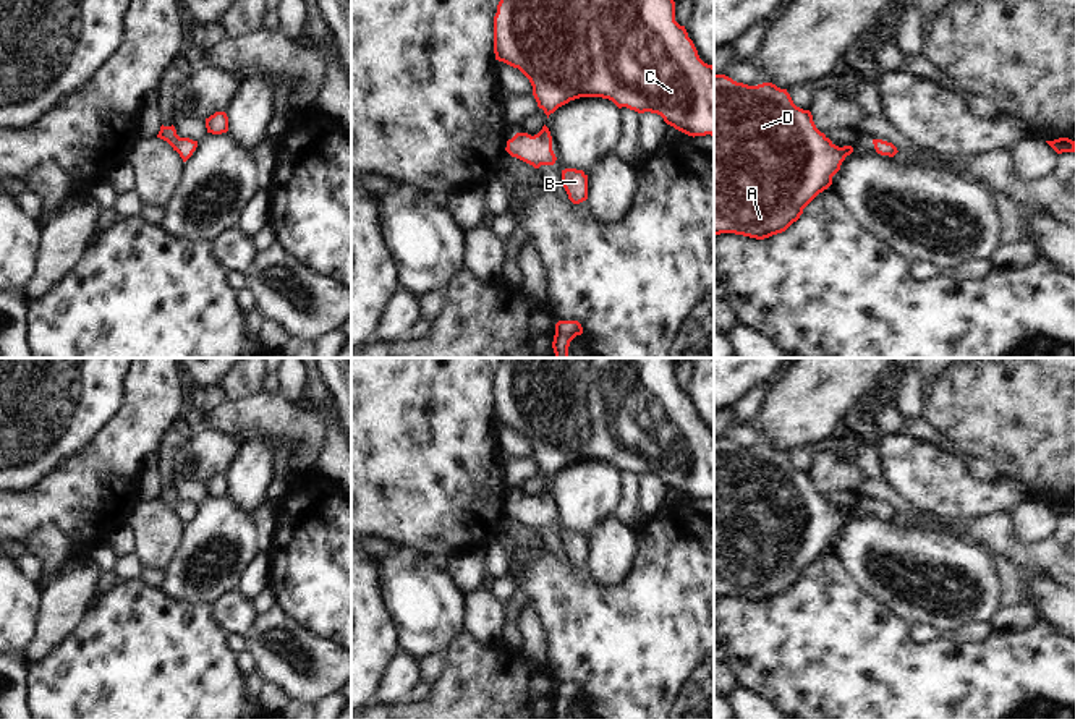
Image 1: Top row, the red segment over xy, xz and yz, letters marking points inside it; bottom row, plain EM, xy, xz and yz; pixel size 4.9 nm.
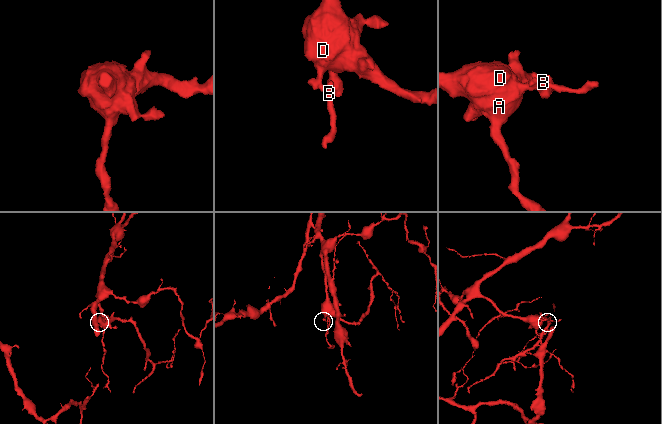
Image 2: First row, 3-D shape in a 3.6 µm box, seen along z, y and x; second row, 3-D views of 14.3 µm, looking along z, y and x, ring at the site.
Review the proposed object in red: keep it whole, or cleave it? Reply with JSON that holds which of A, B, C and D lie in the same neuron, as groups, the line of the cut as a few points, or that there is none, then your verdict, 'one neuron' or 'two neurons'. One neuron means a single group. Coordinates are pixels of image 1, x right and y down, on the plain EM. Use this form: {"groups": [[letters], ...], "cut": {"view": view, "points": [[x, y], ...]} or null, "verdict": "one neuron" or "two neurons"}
{"groups": [["A", "B", "C", "D"]], "cut": null, "verdict": "one neuron"}

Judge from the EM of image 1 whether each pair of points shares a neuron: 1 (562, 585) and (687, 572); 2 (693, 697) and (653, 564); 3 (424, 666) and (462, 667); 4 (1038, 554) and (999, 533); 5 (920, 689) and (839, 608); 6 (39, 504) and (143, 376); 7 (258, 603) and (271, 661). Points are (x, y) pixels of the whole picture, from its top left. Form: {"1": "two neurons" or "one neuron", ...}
{"1": "one neuron", "2": "one neuron", "3": "two neurons", "4": "one neuron", "5": "one neuron", "6": "one neuron", "7": "two neurons"}

